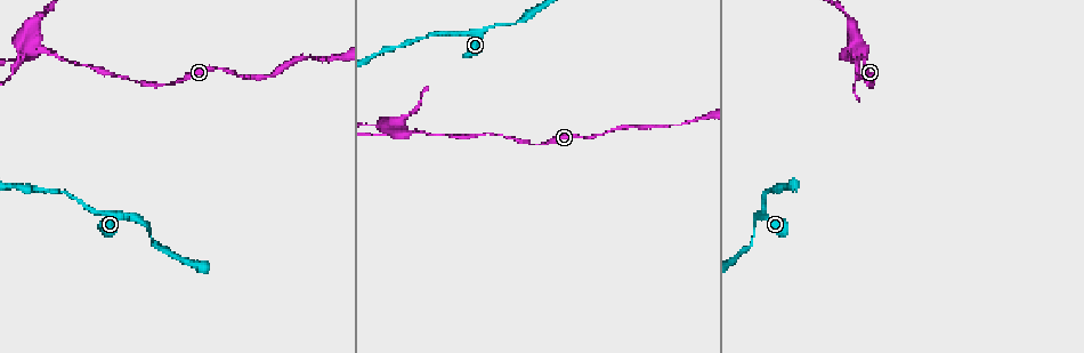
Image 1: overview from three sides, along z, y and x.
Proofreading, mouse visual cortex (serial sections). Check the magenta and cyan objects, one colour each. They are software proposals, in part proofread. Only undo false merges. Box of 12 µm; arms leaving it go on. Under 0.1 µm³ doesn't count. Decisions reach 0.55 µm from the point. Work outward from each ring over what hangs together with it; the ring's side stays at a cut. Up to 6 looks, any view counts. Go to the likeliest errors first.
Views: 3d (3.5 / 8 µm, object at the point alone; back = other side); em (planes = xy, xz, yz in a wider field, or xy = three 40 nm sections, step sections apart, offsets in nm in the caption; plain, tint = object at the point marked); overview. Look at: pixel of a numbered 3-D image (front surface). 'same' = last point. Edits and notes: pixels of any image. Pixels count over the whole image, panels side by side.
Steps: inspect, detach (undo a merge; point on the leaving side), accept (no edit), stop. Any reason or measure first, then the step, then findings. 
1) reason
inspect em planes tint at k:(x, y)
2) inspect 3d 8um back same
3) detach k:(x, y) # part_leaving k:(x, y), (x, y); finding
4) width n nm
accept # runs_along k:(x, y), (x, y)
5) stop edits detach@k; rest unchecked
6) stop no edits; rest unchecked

narrows sharply
inspect 3d 3.5um at 1:(755, 215)

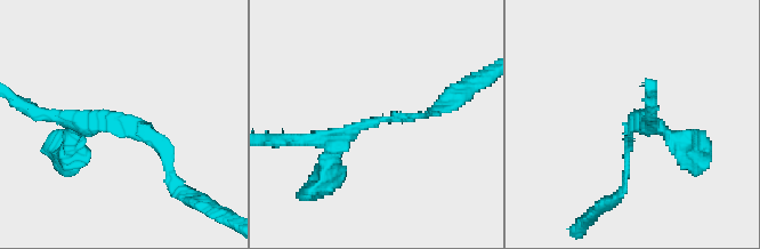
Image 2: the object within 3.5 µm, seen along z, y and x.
arm_widths 100, 200 nm; need the tissue
inspect em xy step 2 tint at 2:(629, 125)

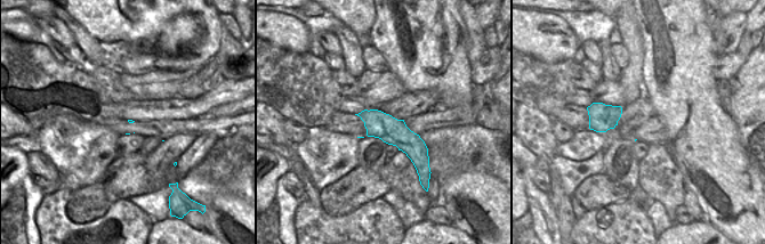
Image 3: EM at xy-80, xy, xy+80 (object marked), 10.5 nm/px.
inspect em xy step 1 tint same

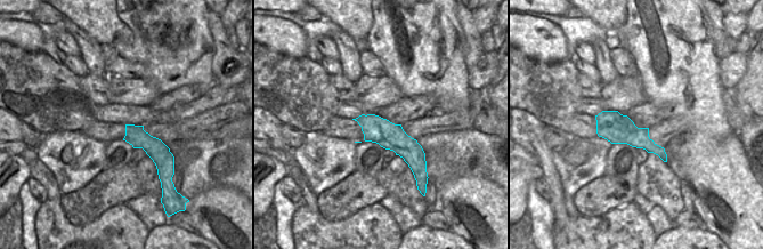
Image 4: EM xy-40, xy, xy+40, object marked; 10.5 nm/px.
width 280 nm
accept # runs_along 2:(328, 161), (358, 126), (429, 114); all the same cell

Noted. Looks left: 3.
a narrow waist
inspect 3d 3.5um back at 1:(491, 135)

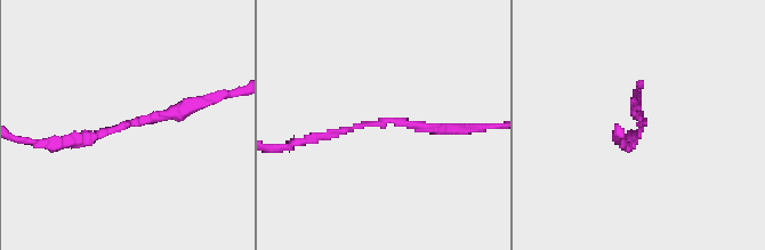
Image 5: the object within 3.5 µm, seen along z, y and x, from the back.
arm_widths 150, 150 nm
inspect em xy step 5 tint at 5:(119, 131)

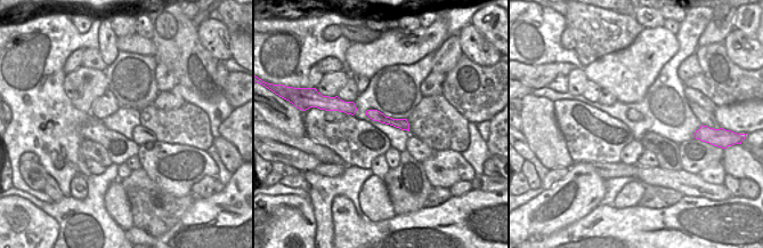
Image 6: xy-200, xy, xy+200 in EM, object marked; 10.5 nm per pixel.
accept # runs_along 5:(50, 145), (82, 142), (191, 106); one cell here

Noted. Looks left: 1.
stop no edits; rest unchecked

